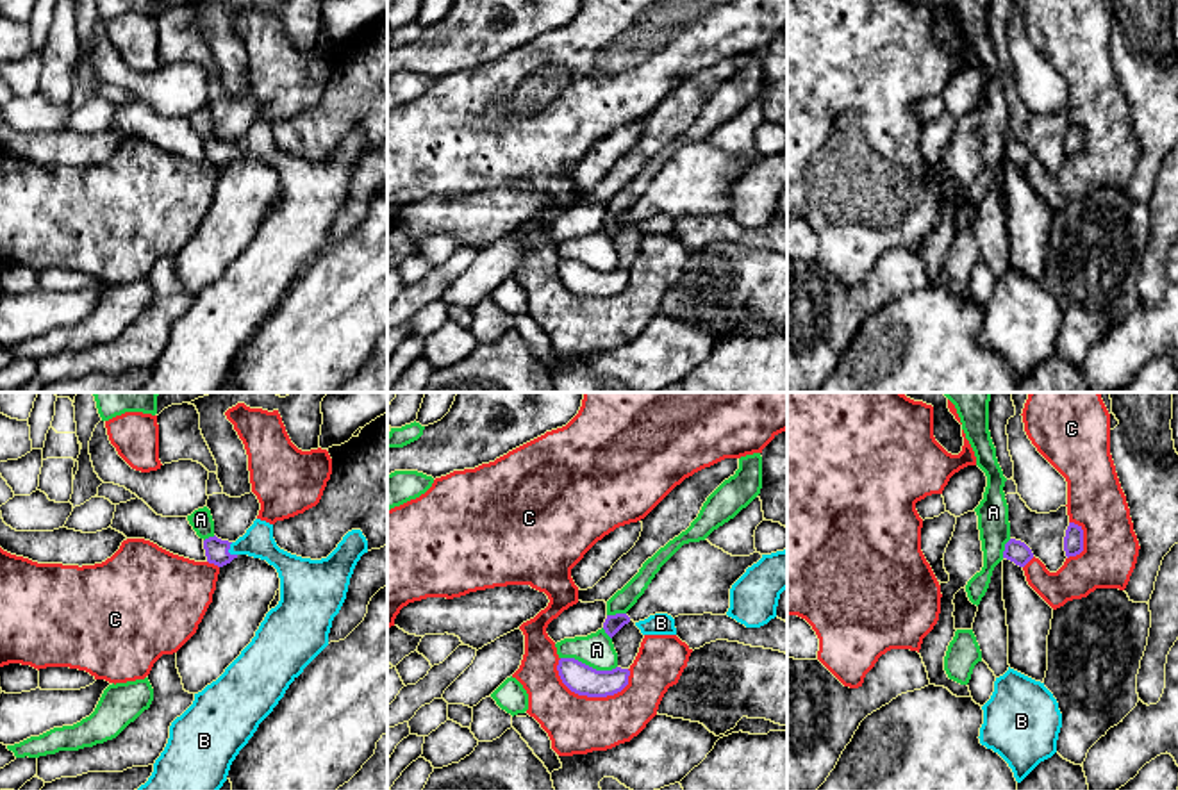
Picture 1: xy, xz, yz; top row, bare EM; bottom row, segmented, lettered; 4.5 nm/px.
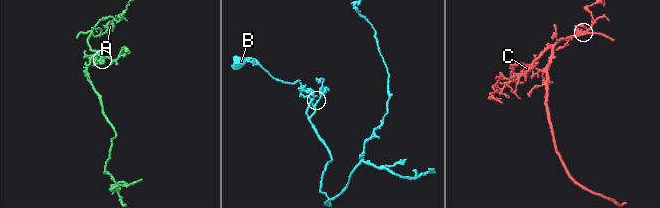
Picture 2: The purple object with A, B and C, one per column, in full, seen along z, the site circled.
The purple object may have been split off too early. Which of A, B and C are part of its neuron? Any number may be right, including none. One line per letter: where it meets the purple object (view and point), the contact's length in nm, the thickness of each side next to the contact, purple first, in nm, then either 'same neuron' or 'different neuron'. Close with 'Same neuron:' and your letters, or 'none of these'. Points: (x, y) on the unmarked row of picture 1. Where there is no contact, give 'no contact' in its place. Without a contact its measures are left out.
A: contact xz (588, 266); length 260 nm; calibres 140 and 160 nm; different neuron
B: contact xy (227, 152); length 70 nm; calibres 110 and 140 nm; same neuron
C: contact xz (586, 295); length 340 nm; calibres 140 and 280 nm; different neuron
Same neuron: B

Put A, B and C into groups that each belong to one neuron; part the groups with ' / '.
A / B / C

